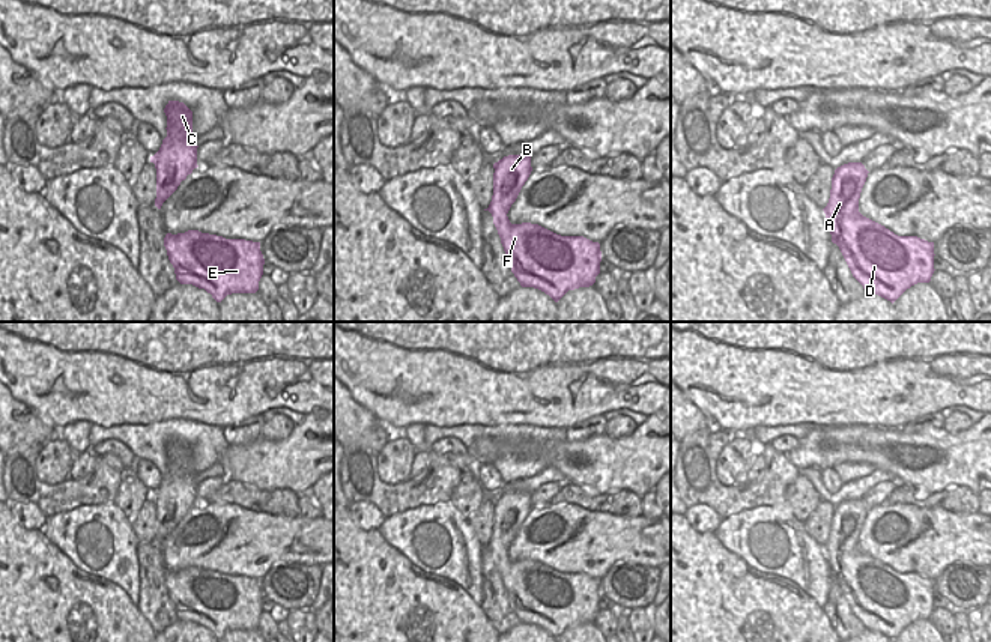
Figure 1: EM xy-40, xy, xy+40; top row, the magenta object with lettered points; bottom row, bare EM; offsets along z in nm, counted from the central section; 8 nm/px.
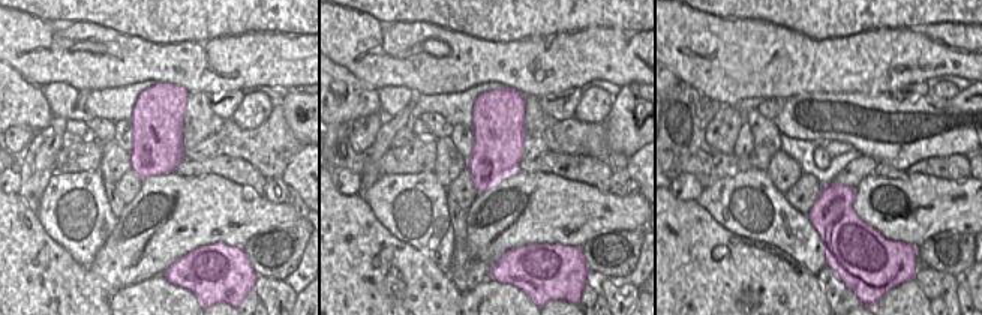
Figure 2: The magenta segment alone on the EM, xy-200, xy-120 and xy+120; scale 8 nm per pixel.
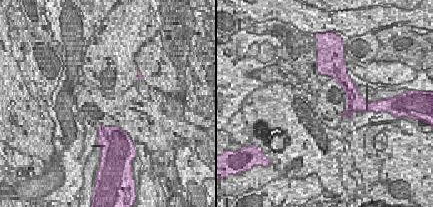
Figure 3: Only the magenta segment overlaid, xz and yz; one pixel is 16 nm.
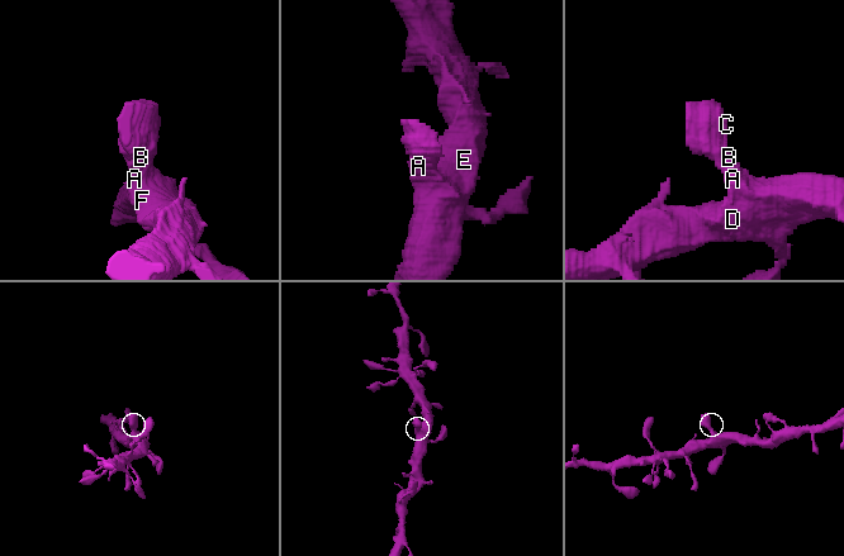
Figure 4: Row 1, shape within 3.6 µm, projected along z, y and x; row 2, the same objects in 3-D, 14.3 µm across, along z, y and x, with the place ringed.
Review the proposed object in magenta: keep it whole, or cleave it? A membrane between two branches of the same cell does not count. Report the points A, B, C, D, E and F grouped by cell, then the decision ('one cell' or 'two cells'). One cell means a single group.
groups A B C D E F; one cell

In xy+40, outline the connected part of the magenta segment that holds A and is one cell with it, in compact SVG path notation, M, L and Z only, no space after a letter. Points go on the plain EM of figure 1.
M862 499L835 507L827 543L823 546L836 580L866 630L892 640L911 622L929 619L934 610L934 579L898 573L859 549L859 535L868 514Z

